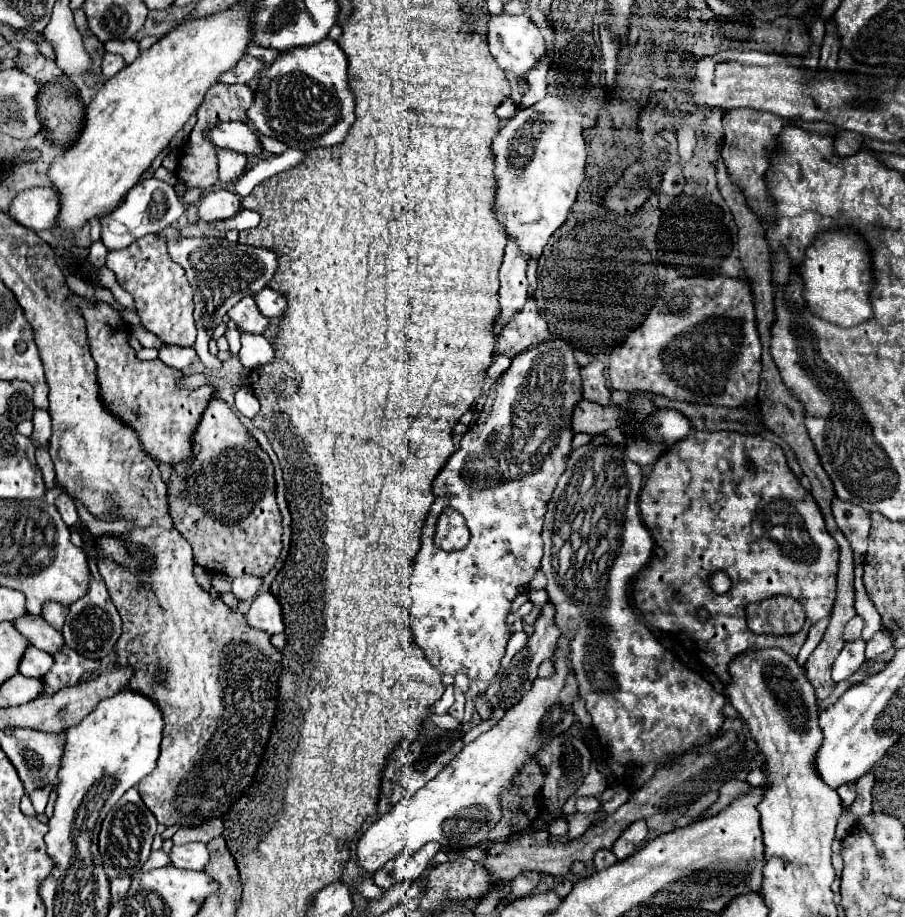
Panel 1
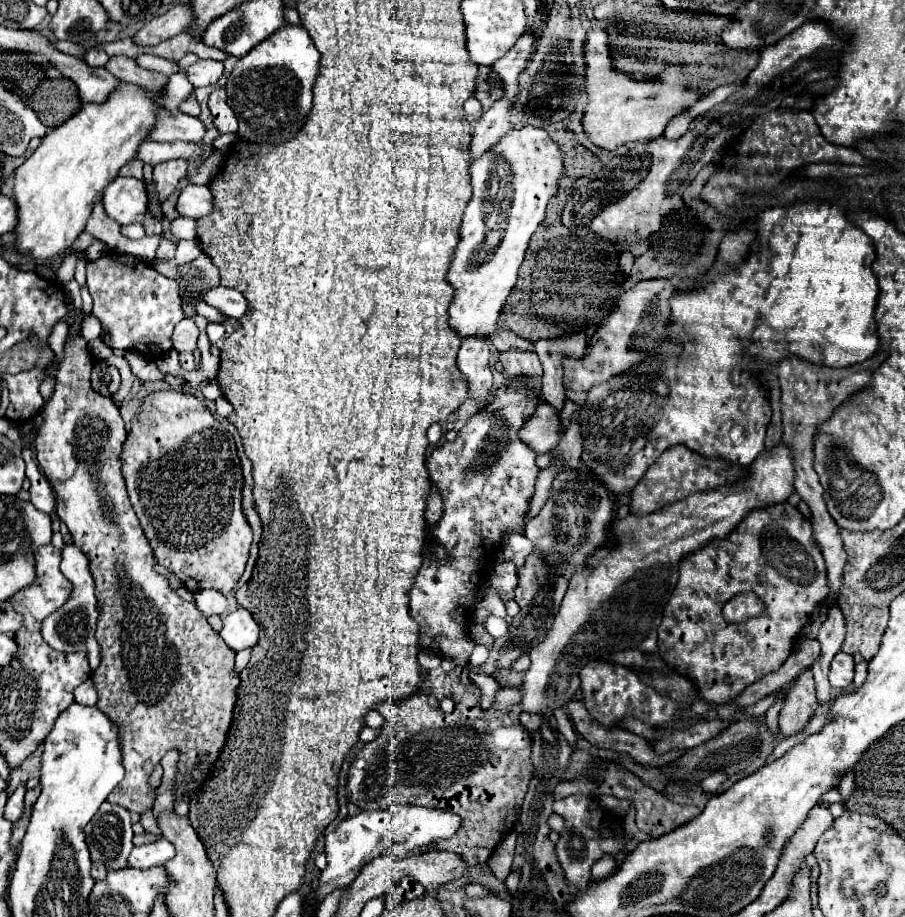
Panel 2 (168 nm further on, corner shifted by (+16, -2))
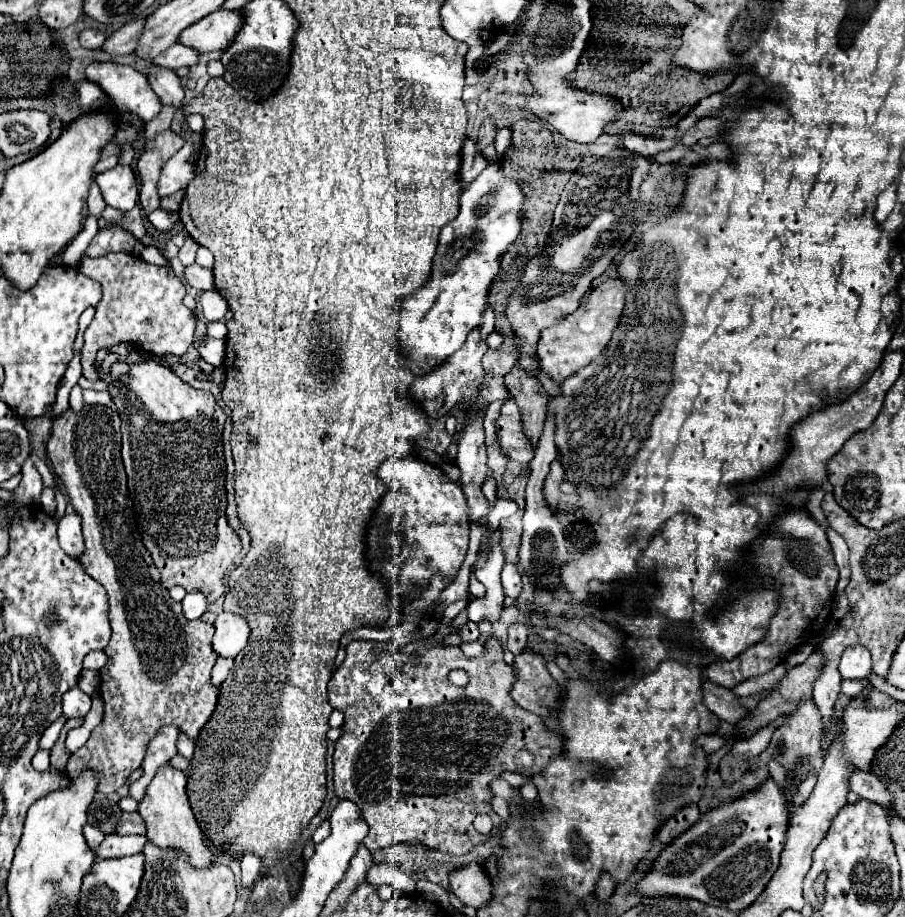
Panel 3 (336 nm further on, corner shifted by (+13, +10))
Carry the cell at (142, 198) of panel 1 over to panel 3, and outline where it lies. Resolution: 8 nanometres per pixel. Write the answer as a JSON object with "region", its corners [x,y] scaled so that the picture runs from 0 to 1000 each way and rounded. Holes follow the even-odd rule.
{"region":[[[129,180],[120,186],[114,186],[105,193],[114,217],[120,226],[134,228],[134,230],[145,230],[149,221],[154,219],[154,204],[151,195],[145,182]]]}

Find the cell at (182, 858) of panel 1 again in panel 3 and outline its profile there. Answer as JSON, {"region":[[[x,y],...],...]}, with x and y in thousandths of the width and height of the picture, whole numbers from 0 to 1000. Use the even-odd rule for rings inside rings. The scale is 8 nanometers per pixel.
{"region":[[[118,911],[112,924],[107,926],[109,937],[127,937],[158,930],[158,924],[165,919],[162,911]]]}

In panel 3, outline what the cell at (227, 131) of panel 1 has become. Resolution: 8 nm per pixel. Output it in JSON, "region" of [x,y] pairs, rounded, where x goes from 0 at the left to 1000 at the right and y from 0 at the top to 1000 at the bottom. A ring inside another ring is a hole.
{"region":[[[112,67],[112,69],[98,69],[96,75],[94,75],[94,84],[101,88],[101,91],[107,91],[116,101],[118,106],[131,115],[134,119],[143,121],[145,125],[154,128],[158,134],[165,134],[167,130],[171,130],[178,121],[180,121],[180,112],[178,108],[171,104],[171,99],[165,95],[165,88],[158,80],[154,80],[151,75],[147,73],[140,73],[140,71],[131,71],[131,69],[123,69],[123,67]]]}

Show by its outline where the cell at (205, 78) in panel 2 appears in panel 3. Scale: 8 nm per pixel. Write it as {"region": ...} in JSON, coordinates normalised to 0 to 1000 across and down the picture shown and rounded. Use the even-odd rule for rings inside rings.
{"region":[[[193,47],[189,49],[185,56],[180,56],[180,60],[173,60],[169,64],[169,69],[178,71],[178,73],[187,73],[187,75],[198,75],[198,73],[213,73],[222,67],[224,58],[215,56],[202,47]]]}

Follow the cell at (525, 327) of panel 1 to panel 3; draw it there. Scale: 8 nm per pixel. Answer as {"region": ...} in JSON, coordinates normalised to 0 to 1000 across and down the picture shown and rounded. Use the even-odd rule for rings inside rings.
{"region":[[[569,398],[558,409],[558,420],[578,450],[582,474],[587,477],[589,483],[593,483],[600,470],[602,442],[604,442],[607,431],[600,426],[598,415],[591,409],[582,409],[582,405],[578,405],[578,400],[573,398]]]}

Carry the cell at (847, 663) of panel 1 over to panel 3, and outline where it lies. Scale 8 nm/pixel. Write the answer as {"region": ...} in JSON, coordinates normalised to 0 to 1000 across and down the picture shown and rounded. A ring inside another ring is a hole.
{"region":[[[954,703],[936,706],[929,714],[927,734],[931,740],[954,740],[962,734],[962,714]]]}

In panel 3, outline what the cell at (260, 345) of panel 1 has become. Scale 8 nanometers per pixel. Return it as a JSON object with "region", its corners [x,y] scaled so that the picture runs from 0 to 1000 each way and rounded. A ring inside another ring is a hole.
{"region":[[[227,317],[220,324],[224,346],[229,350],[244,350],[251,341],[251,328],[240,317]]]}

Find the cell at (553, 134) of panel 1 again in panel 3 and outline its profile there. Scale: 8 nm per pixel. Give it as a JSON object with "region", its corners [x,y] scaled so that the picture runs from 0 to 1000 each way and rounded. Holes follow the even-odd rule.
{"region":[[[551,176],[540,178],[520,204],[512,208],[507,234],[485,254],[476,304],[465,317],[445,328],[439,376],[450,383],[450,398],[459,409],[492,396],[509,381],[516,363],[534,350],[540,315],[556,296],[556,278],[576,258],[580,219],[578,197],[556,191]]]}

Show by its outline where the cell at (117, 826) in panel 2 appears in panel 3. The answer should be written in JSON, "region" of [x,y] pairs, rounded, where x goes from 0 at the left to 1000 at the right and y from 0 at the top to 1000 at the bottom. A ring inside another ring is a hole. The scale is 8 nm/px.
{"region":[[[116,867],[105,871],[96,882],[98,900],[112,904],[116,911],[127,908],[127,902],[131,900],[134,889],[136,889],[136,884],[134,884],[129,871],[127,869],[116,869]]]}

